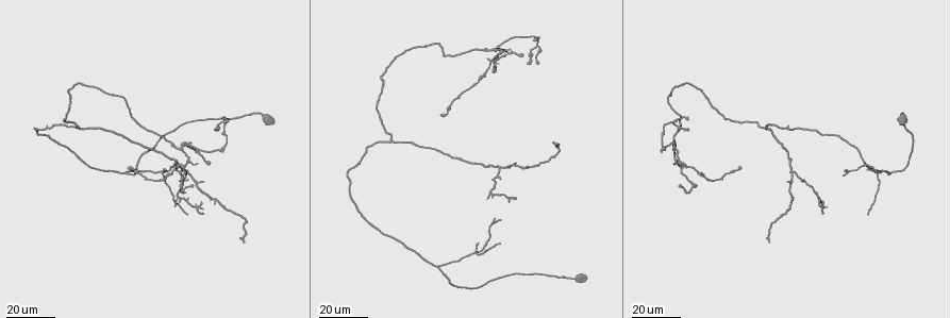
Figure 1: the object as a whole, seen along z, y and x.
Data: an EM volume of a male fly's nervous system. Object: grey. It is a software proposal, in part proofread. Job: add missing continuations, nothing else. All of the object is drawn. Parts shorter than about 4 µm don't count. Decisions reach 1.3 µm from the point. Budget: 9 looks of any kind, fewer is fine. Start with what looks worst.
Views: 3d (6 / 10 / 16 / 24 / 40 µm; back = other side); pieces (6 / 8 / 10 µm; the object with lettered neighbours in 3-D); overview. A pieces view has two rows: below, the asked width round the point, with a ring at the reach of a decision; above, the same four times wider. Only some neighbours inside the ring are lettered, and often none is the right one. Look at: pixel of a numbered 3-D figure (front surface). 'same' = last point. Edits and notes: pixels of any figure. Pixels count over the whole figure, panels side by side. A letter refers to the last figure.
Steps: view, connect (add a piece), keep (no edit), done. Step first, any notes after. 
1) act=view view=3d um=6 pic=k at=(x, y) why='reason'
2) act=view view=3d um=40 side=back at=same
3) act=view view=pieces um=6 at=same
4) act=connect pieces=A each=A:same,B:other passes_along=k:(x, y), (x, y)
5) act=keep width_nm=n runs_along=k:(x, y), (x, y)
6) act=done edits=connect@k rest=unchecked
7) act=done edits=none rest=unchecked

act=view view=3d um=16 pic=1 at=(557, 143) why='long arm stops here'

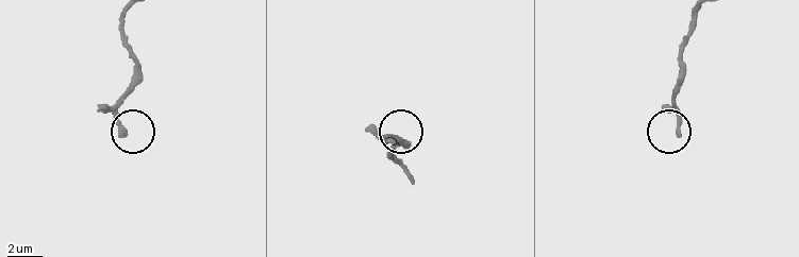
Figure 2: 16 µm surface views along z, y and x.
act=view view=pieces um=8 pic=2 at=(393, 140)

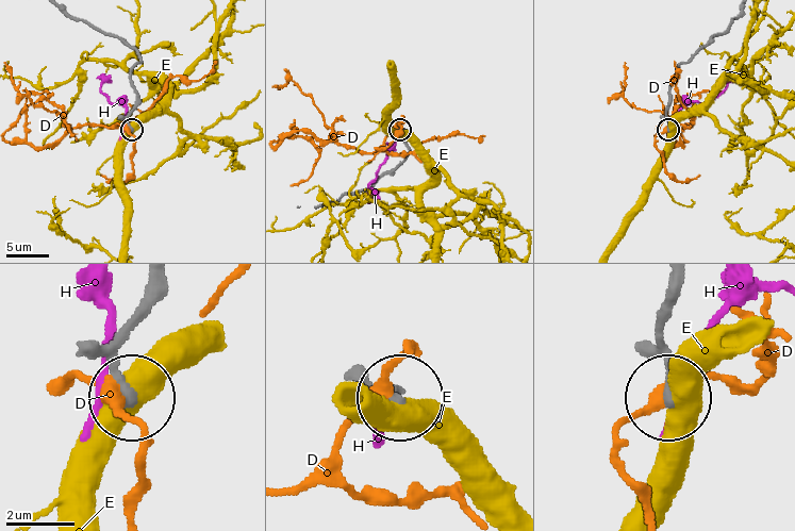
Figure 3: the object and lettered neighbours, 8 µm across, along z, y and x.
act=keep each=D:other,E:other,H:other found='none of them fits'

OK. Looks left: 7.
act=view view=3d um=24 pic=1 at=(786, 181) why='an open end'

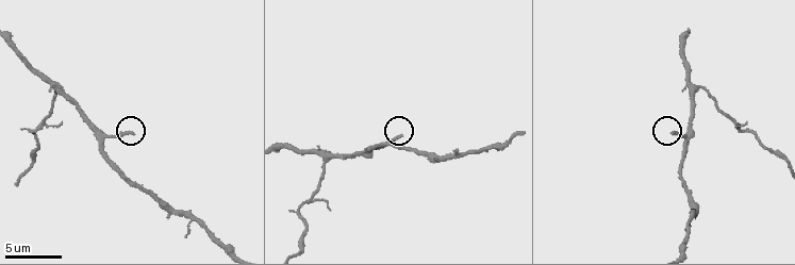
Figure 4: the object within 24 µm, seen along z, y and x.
act=view view=pieces um=6 pic=4 at=(131, 133) why='what lies round it'

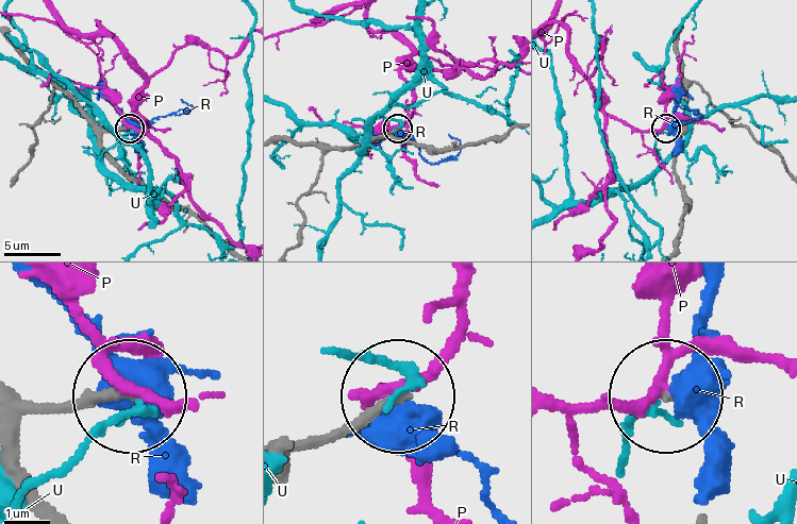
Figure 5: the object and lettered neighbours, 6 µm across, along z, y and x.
act=keep each=P:other,R:other,U:other runs_along=5:(16, 390), (50, 409), (127, 398) found='no lettered piece goes on from it'

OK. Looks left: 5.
act=view view=3d um=24 pic=1 at=(200, 214) why='long arm stops here'

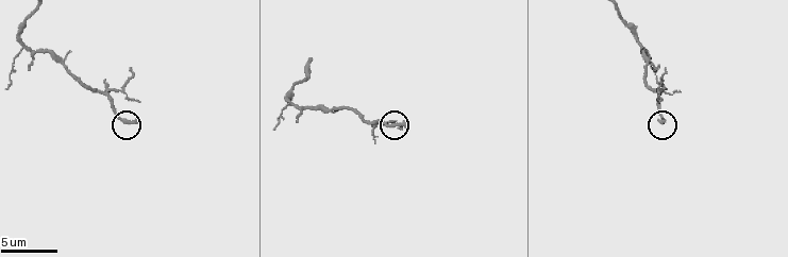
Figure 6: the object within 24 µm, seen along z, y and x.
act=view view=pieces um=10 pic=6 at=(137, 120)

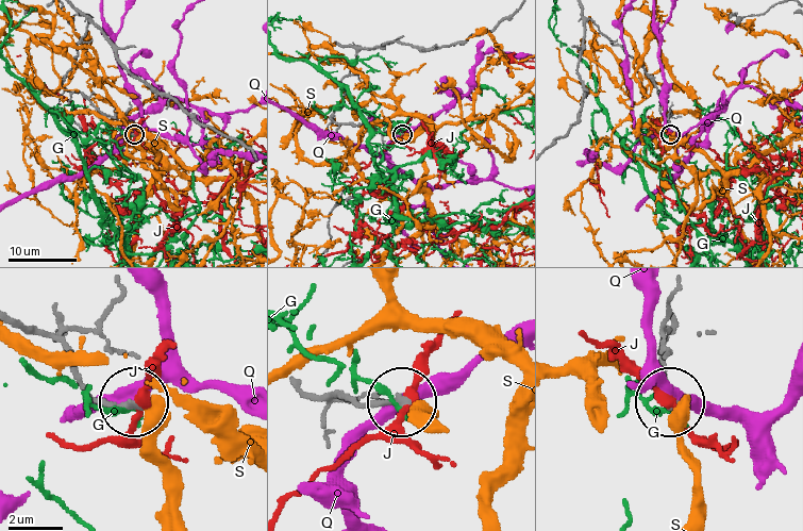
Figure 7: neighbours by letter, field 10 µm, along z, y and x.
act=keep each=G:other,J:other,Q:other,S:other runs_along=7:(319, 395), (399, 402) found='none of them fits'

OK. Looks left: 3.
act=view view=3d um=16 pic=1 at=(498, 244) why='branch stops here'

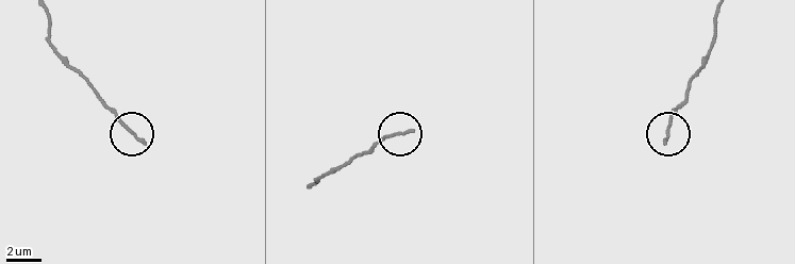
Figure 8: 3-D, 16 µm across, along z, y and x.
act=view view=pieces um=6 pic=8 at=(666, 140) why='see the neighbours'

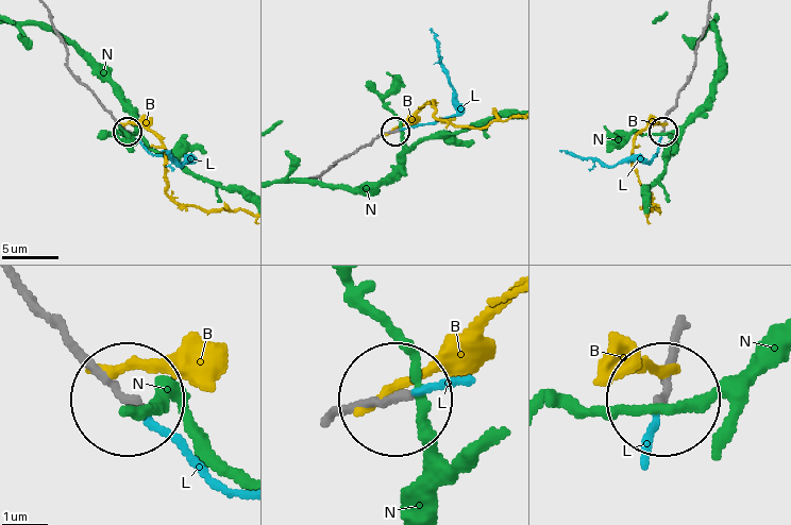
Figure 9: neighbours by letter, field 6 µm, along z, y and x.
act=connect pieces=L each=B:other,L:same,N:other passes_along=9:(340, 416), (467, 382) found='the neuron continues'

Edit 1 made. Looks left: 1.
act=done edits=connect@9 rest=unchecked

